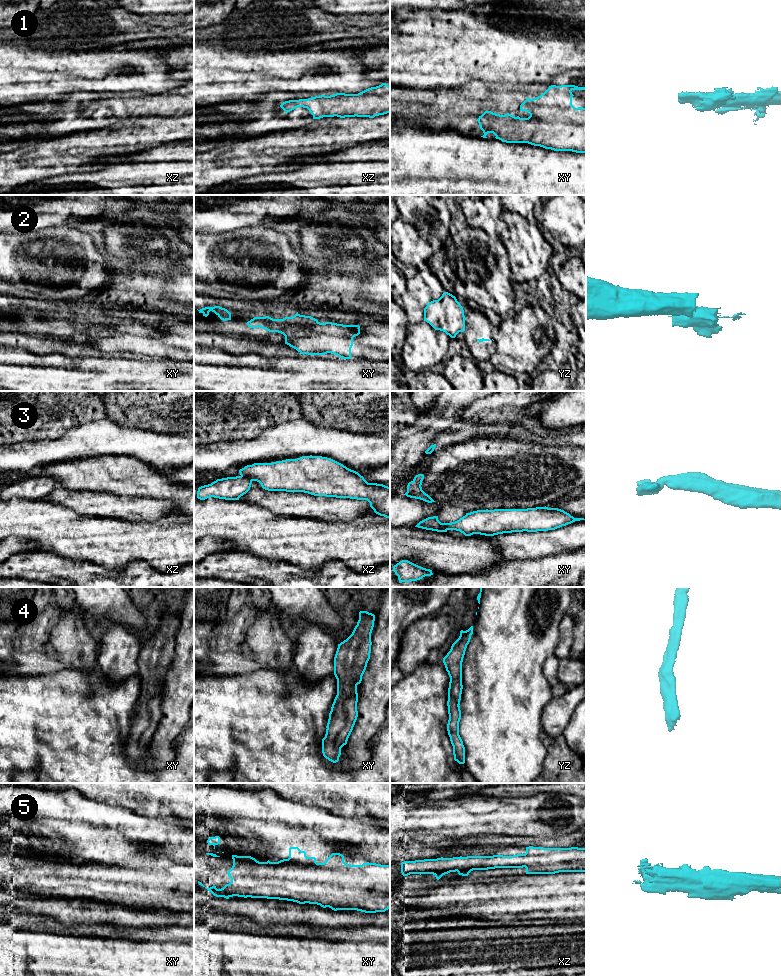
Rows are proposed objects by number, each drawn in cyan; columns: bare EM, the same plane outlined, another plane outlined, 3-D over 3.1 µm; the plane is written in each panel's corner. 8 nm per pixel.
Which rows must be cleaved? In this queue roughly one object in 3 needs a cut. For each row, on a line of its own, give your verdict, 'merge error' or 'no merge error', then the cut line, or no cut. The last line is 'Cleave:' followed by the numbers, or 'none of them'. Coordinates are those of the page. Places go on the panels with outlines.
1: no merge error; no cut
2: merge error; cut in xy along (261, 318), (281, 321), (286, 324), (294, 321)
3: merge error; cut in xz along (241, 475), (247, 476), (252, 480)
4: no merge error; no cut
5: no merge error; no cut
Cleave: 2, 3

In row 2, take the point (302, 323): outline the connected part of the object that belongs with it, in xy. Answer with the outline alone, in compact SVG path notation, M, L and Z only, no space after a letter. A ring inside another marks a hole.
M298 312L294 316L292 316L294 322L290 323L289 325L286 325L282 322L277 322L276 321L277 319L273 319L273 318L272 318L273 319L272 321L265 320L264 319L265 317L254 317L253 319L251 319L250 321L247 322L248 327L250 327L250 328L260 327L260 328L266 329L269 332L278 332L278 333L283 333L286 330L290 330L296 334L301 335L303 333L308 332L313 323L318 322L317 319L315 319L311 316L300 315ZM265 316L265 317L269 317L269 316ZM269 317L269 318L271 318L271 317Z

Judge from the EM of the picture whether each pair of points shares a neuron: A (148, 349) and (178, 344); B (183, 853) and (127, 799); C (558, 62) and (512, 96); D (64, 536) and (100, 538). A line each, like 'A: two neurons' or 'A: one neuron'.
A: one neuron
B: two neurons
C: two neurons
D: one neuron

